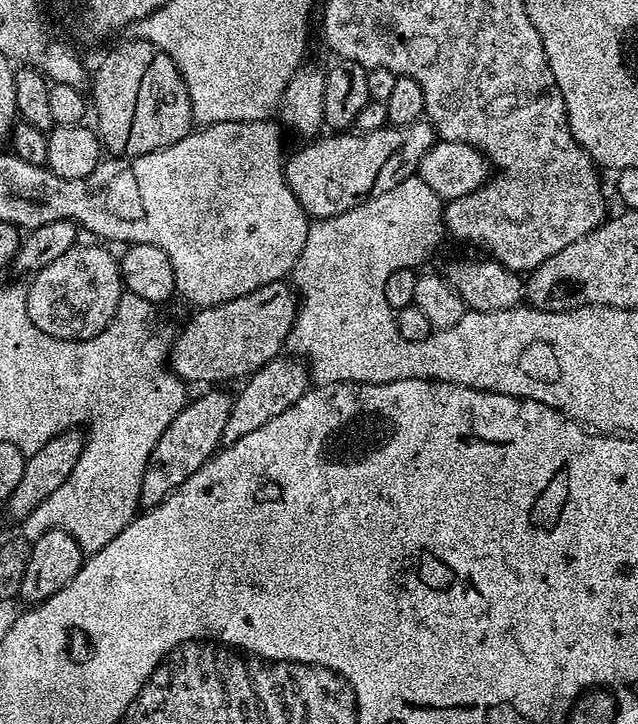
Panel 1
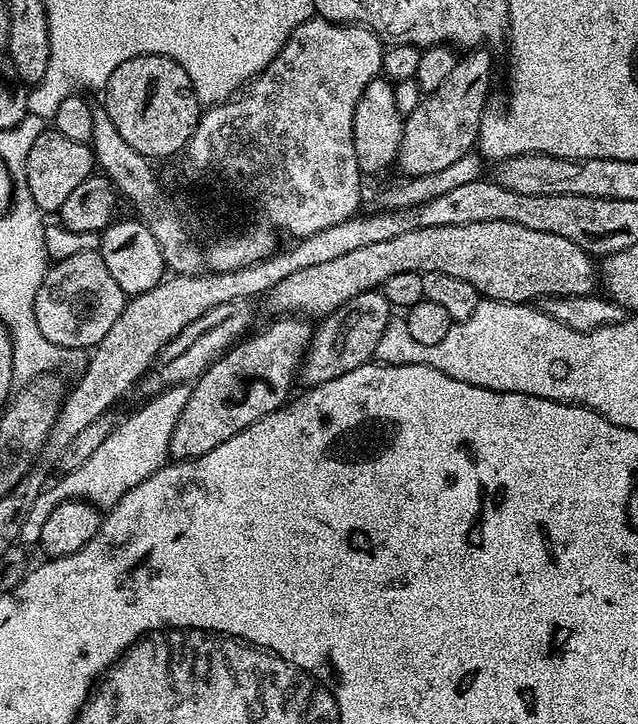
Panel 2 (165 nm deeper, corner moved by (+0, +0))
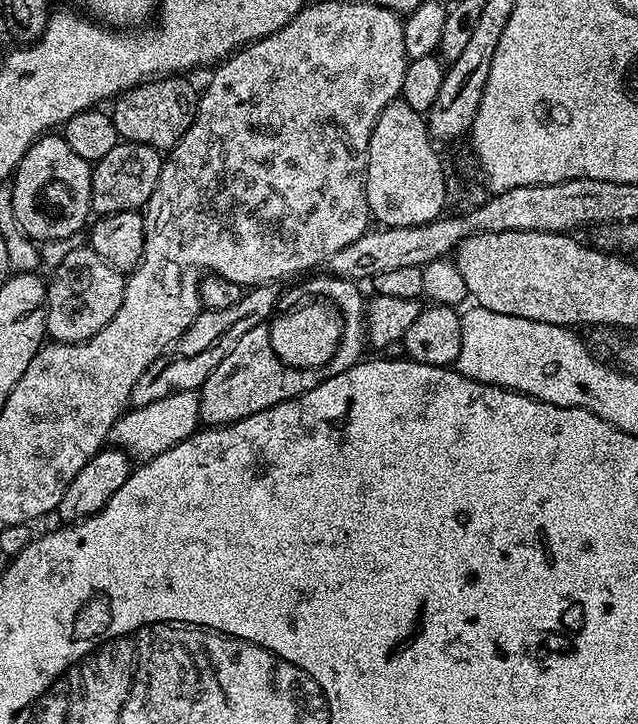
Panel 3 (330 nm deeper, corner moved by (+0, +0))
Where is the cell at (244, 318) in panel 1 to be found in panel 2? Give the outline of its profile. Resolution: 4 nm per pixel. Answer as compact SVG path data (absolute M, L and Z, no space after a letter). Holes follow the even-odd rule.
M470 222L466 226L426 226L425 228L411 228L406 230L406 234L398 234L394 238L386 238L386 242L374 242L371 246L362 246L362 250L352 250L350 254L342 254L342 258L333 258L330 262L321 262L318 266L306 266L304 270L294 270L294 274L282 278L277 285L269 289L266 293L268 308L272 314L295 314L301 318L323 318L329 316L338 306L350 302L363 292L370 292L379 289L386 282L386 278L394 278L394 274L410 274L411 272L437 272L438 274L451 274L453 278L462 278L462 282L470 282L474 290L480 292L481 297L489 300L501 300L507 304L527 304L529 302L540 302L549 296L587 296L593 291L592 287L598 284L598 268L593 257L589 253L583 252L570 238L562 238L558 234L546 234L542 230L530 230L527 226L518 226L514 222Z

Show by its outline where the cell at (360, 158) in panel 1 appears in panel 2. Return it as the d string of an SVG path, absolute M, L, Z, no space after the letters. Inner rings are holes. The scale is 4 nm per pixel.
M487 47L465 51L450 70L446 82L438 90L421 99L418 110L404 117L402 142L396 155L396 164L408 178L436 176L452 168L468 151L477 147L480 138L480 119L488 100L488 87L492 84L492 56Z

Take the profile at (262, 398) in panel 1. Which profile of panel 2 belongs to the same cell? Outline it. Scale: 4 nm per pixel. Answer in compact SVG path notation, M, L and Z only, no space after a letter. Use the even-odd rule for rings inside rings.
M380 290L363 292L350 298L350 302L338 306L338 310L315 325L312 340L304 351L304 359L298 369L299 383L311 386L330 382L330 378L342 378L342 374L350 374L350 370L369 363L375 357L378 338L382 338L392 319L394 309Z

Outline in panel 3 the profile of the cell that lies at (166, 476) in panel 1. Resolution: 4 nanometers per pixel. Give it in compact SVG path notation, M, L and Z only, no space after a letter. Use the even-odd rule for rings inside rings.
M331 274L316 275L301 279L296 282L301 284L296 284L293 288L284 288L282 296L285 301L295 301L298 298L295 296L300 294L304 298L340 296L340 304L344 304L344 315L348 318L350 330L340 343L339 350L334 353L334 358L330 358L324 368L289 368L277 358L270 346L268 324L254 326L237 340L222 362L218 363L218 368L201 385L198 391L201 425L219 426L250 418L250 414L258 414L262 410L273 408L275 404L306 394L306 390L314 390L314 386L318 386L324 379L334 378L334 374L342 374L342 370L350 370L360 363L365 355L364 348L366 349L366 296L360 293L361 285L355 280L344 280Z

